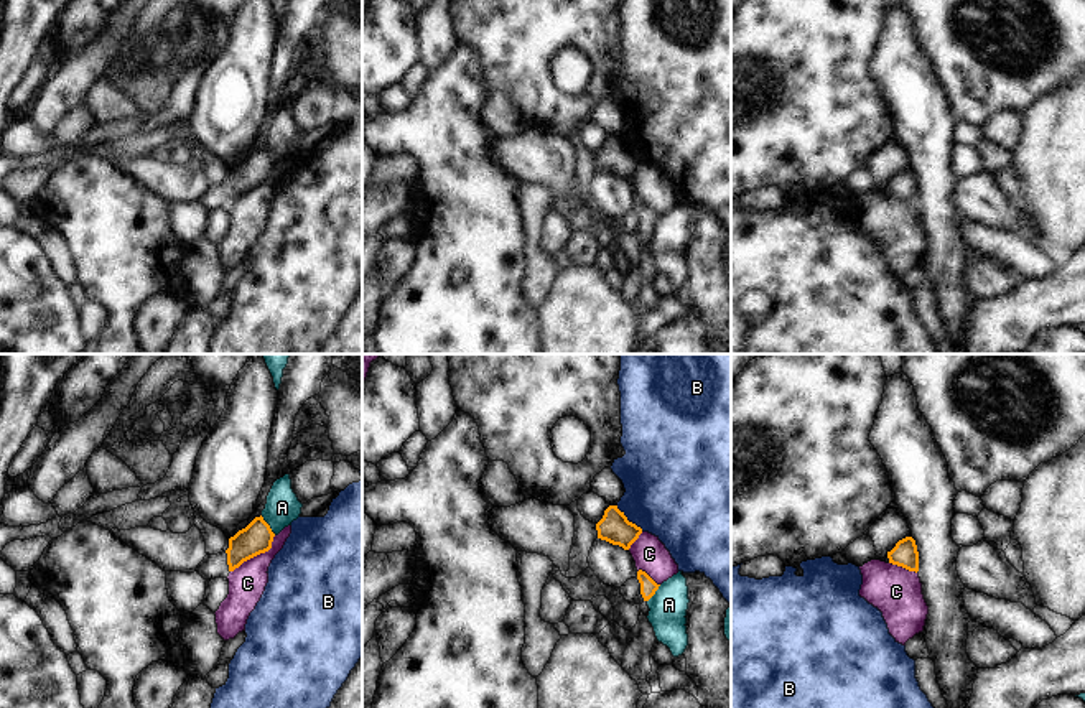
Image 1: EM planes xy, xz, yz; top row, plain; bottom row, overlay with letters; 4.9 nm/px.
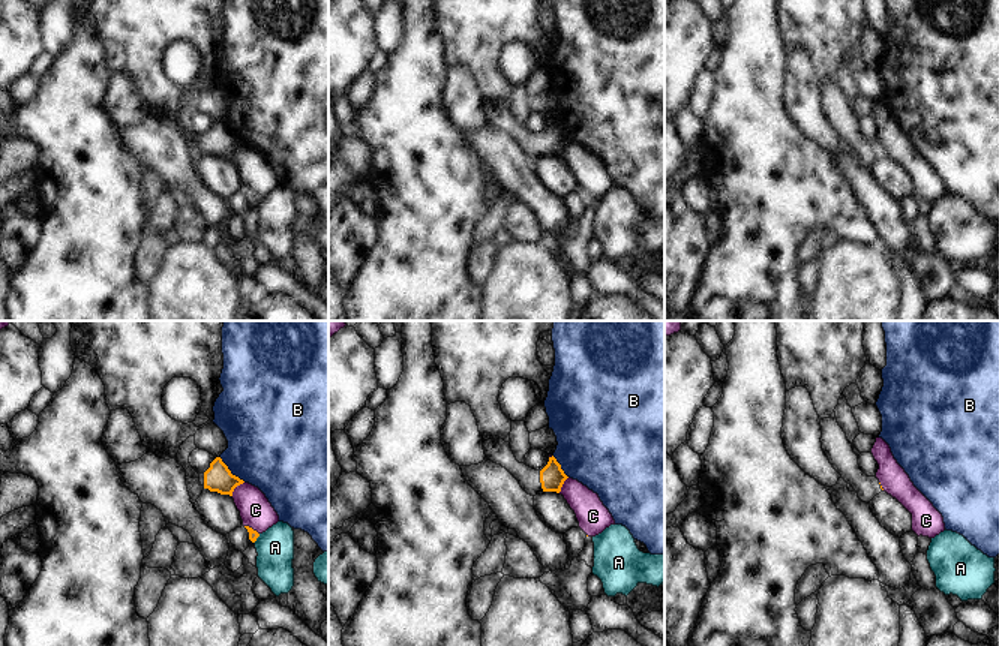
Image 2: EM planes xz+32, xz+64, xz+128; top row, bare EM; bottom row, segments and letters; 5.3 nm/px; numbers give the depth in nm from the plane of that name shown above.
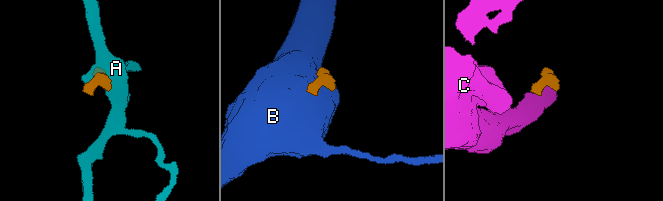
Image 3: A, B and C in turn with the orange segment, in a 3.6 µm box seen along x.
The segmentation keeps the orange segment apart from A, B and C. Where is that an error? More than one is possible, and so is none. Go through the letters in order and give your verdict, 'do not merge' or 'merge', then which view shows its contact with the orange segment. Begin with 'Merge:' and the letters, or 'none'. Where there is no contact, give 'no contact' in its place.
Merge: none
A: do not merge; contact in xy
B: do not merge; contact in xz
C: do not merge; contact in xy

